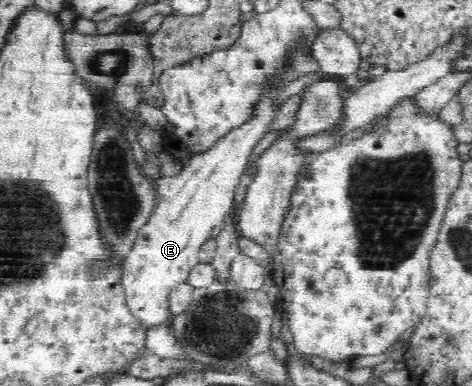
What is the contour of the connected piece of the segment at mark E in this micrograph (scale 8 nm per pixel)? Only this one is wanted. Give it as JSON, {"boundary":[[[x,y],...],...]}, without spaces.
{"boundary":[[[296,38],[287,47],[289,52],[283,57],[279,72],[261,87],[257,100],[251,105],[249,118],[237,126],[232,126],[232,129],[216,138],[203,152],[185,160],[176,176],[158,177],[156,206],[140,229],[136,242],[121,267],[125,307],[144,329],[170,322],[170,290],[186,282],[191,269],[200,263],[200,248],[210,239],[213,228],[220,226],[224,216],[232,209],[234,191],[250,154],[264,139],[264,135],[272,132],[272,123],[280,111],[278,97],[282,95],[284,87],[288,83],[300,81],[310,73],[320,71],[312,54],[312,45],[308,44],[306,38]]]}

